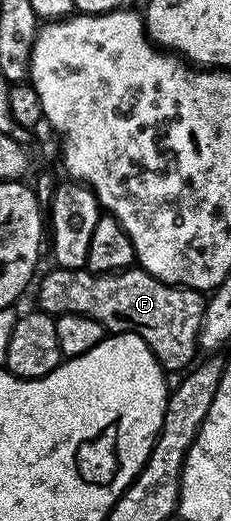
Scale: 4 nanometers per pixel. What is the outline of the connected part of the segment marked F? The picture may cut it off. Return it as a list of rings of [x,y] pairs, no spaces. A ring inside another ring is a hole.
[[[53,266],[50,269],[37,288],[36,307],[40,311],[47,312],[54,318],[58,316],[95,318],[95,322],[99,322],[105,328],[106,333],[130,332],[135,334],[139,338],[143,338],[143,342],[147,342],[147,346],[155,354],[155,358],[166,373],[184,373],[194,363],[193,355],[198,355],[199,352],[197,339],[203,322],[206,301],[206,297],[198,289],[165,284],[140,266],[127,268],[124,272],[90,272],[86,267],[59,268]]]

